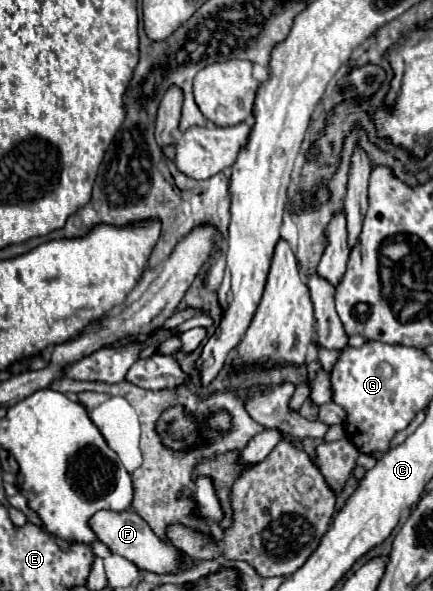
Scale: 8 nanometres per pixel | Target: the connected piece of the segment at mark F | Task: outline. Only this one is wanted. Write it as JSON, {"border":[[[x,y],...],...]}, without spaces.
{"border":[[[98,511],[90,519],[90,527],[94,529],[96,537],[110,547],[112,553],[126,557],[128,561],[138,565],[142,571],[150,571],[150,573],[158,573],[158,575],[166,575],[166,573],[176,575],[176,573],[184,573],[184,571],[190,571],[192,567],[196,567],[192,557],[188,557],[178,547],[162,541],[160,537],[156,537],[154,531],[148,527],[148,523],[134,511],[120,511],[120,513]]]}

